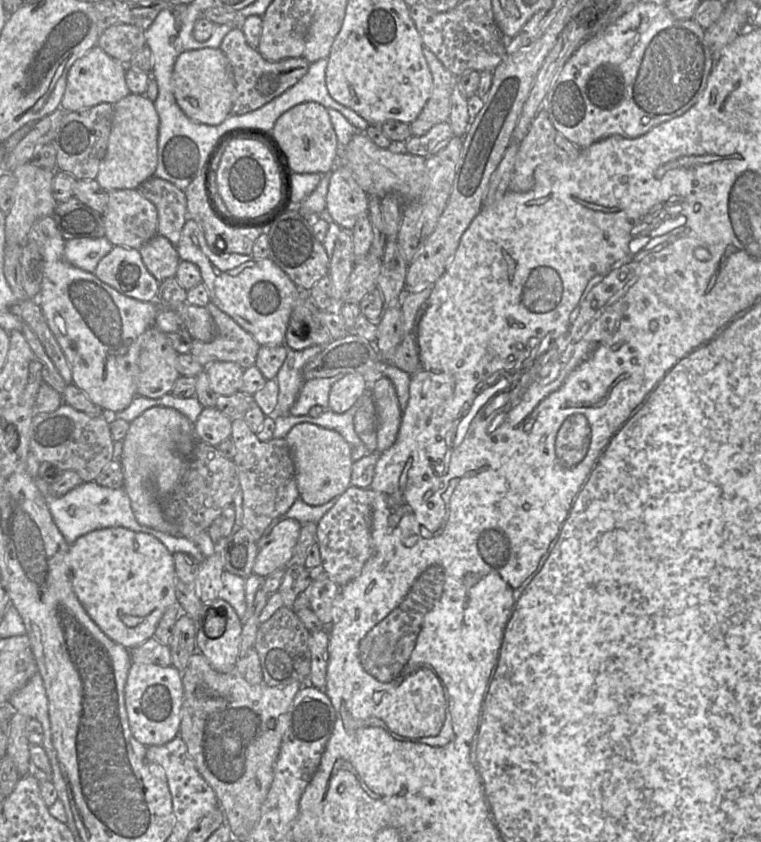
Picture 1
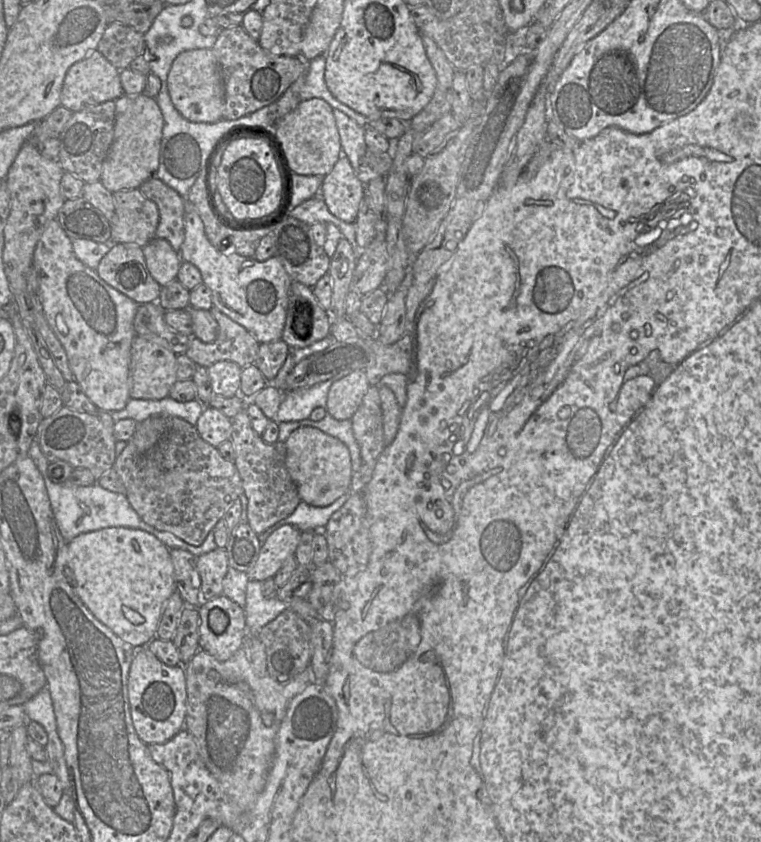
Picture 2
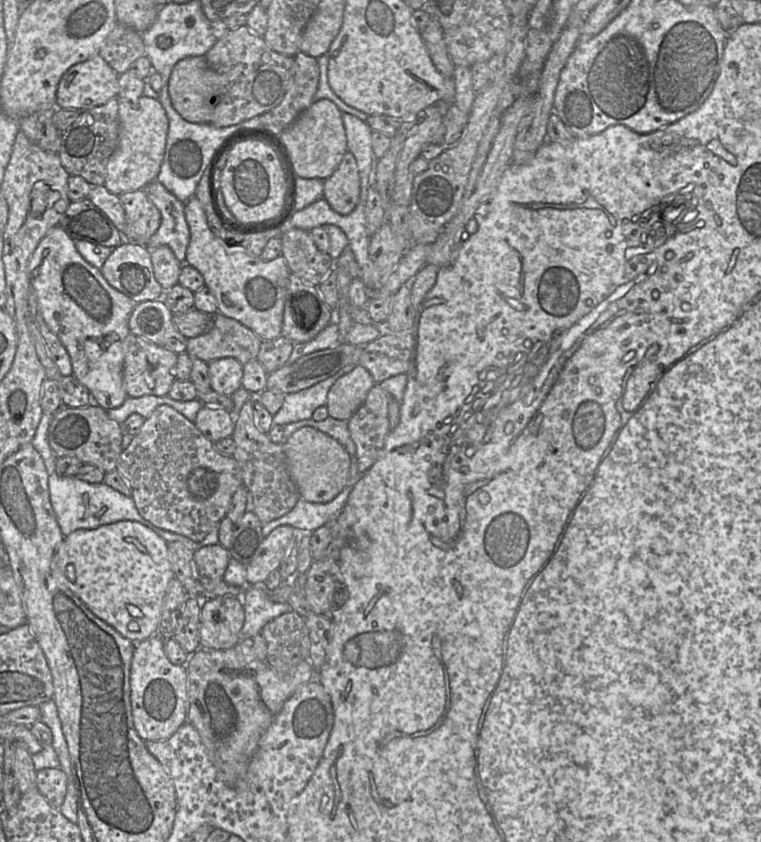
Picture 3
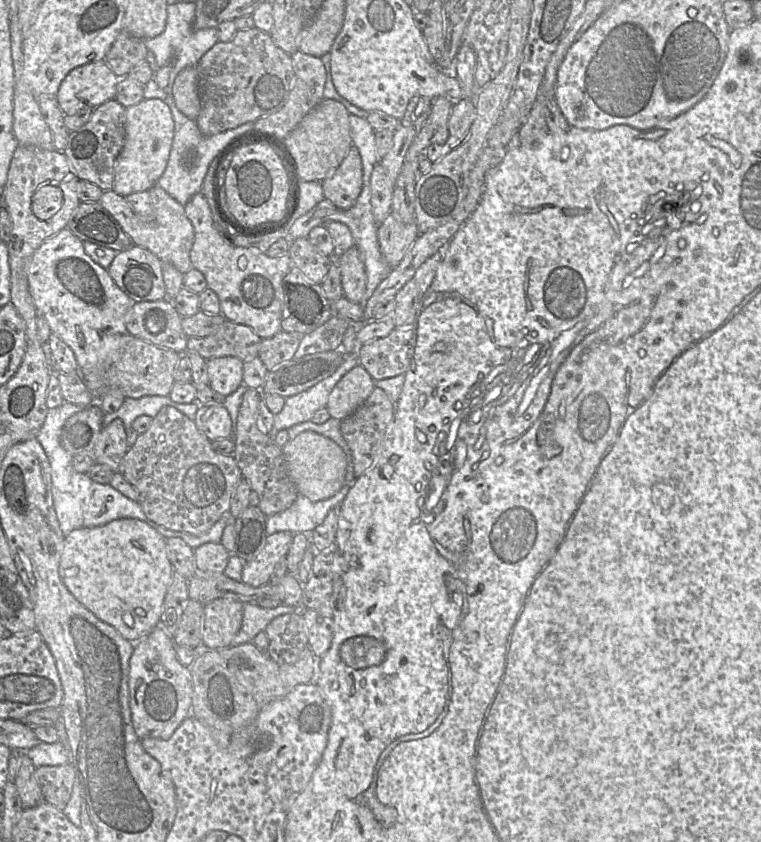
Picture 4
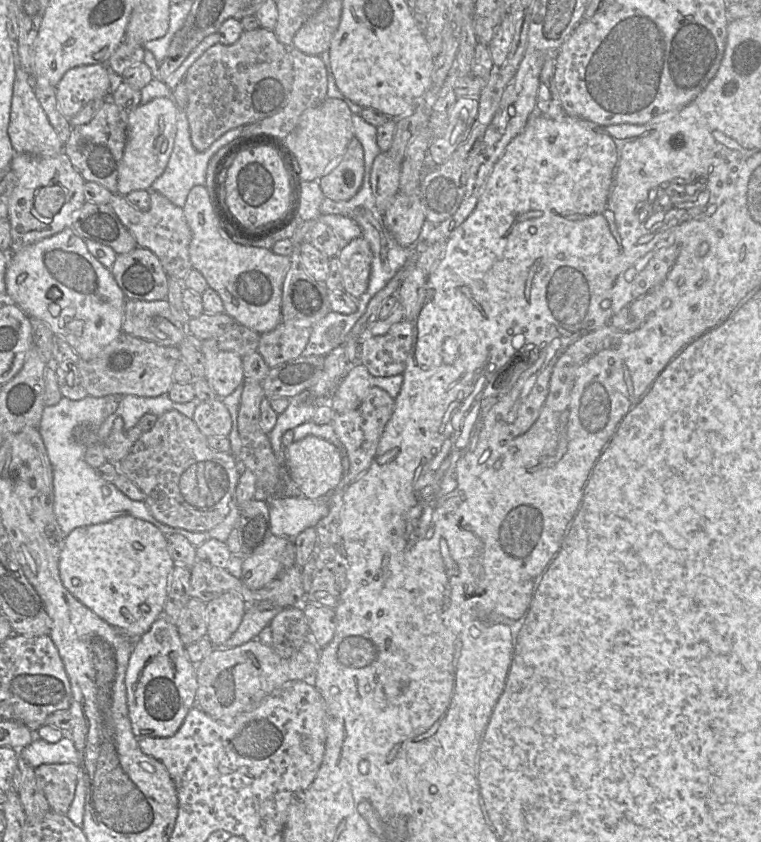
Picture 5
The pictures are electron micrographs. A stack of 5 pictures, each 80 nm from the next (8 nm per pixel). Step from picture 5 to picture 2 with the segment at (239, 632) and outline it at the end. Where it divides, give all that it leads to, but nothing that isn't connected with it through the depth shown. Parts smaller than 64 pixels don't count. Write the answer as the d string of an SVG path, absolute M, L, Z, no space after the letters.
M250 580L246 587L246 603L244 607L246 637L256 636L266 624L274 620L289 605L275 597L265 597L263 582Z

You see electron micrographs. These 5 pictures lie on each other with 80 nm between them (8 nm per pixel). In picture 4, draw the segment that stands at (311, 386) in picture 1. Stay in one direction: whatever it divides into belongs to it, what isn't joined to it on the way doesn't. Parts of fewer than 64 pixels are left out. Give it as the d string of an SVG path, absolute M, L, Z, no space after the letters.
M359 351L346 354L339 368L331 376L306 391L286 397L283 409L275 415L274 426L269 435L274 438L282 429L312 420L316 411L326 407L329 395L338 381L359 363Z

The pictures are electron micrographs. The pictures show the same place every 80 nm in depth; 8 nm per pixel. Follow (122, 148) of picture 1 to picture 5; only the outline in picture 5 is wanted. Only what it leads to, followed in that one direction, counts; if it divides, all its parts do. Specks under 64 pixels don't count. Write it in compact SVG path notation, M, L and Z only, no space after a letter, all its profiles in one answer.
M158 97L146 104L139 104L128 112L127 141L118 170L117 193L127 196L137 190L150 190L153 182L164 172L174 147L177 133L177 113L179 107L172 97Z

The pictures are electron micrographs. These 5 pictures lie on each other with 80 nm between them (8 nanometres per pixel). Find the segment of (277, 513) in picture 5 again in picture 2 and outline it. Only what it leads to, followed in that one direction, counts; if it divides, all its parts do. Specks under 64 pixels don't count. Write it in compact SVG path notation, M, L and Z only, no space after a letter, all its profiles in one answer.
M350 492L343 494L326 507L315 507L304 501L300 501L290 516L277 522L266 531L259 534L259 541L264 543L271 533L286 524L293 525L300 531L321 531L328 523L332 514L347 501L349 495Z

